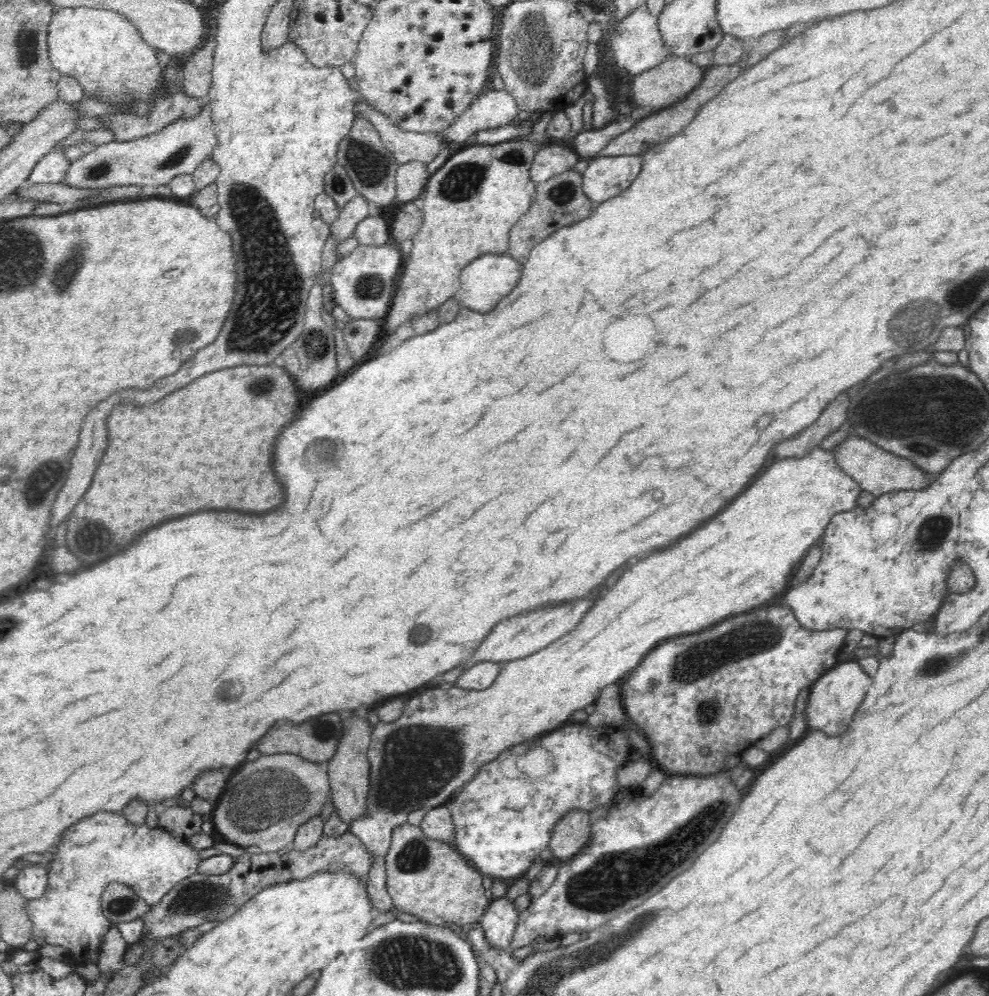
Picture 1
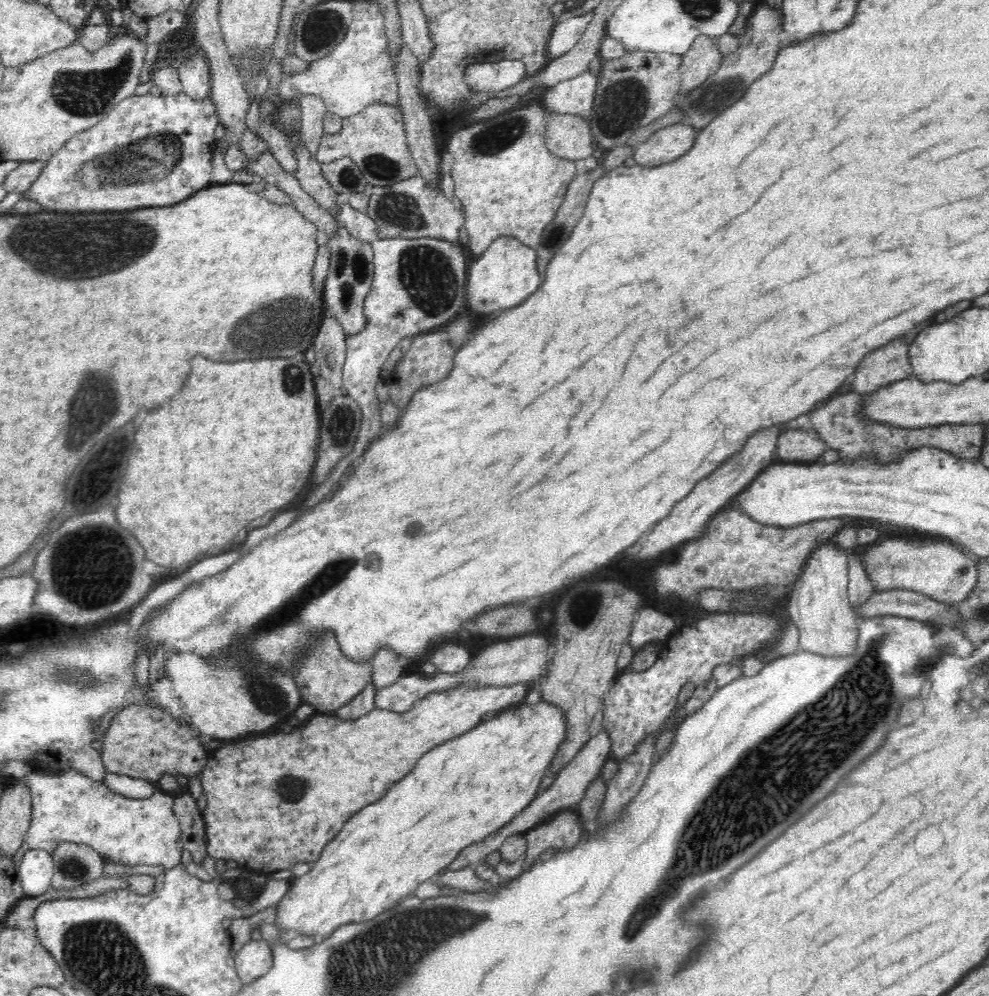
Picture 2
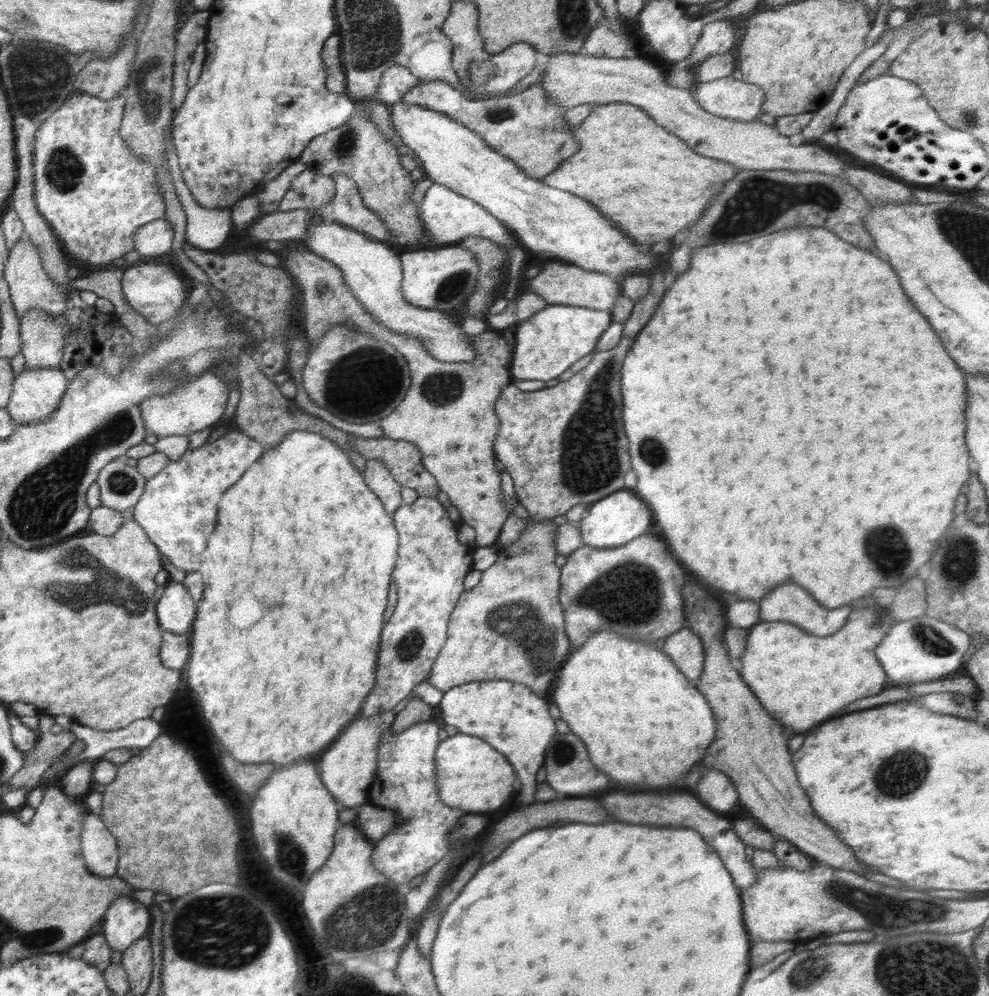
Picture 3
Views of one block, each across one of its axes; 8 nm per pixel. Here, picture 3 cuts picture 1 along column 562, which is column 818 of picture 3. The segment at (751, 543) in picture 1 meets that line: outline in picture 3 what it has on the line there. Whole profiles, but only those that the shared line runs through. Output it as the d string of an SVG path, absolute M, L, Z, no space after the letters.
M881 603L854 609L846 624L832 636L808 634L796 625L785 622L759 622L750 628L747 647L741 656L742 669L739 671L744 682L760 700L762 706L786 728L786 732L806 732L828 718L844 713L844 708L854 700L872 698L885 689L887 676L877 659L875 650L886 637L895 620L888 606Z

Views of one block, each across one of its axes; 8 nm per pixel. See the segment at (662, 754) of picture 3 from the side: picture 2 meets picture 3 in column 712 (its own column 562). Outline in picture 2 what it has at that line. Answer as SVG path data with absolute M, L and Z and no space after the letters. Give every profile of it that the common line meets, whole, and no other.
M541 700L528 707L523 702L476 726L472 732L432 748L382 800L362 808L344 824L336 838L325 844L318 860L310 864L308 873L290 879L290 888L277 902L274 926L279 932L293 936L303 934L326 939L336 928L372 920L395 906L394 902L413 894L422 882L437 877L463 848L508 824L534 800L552 756L564 740L566 727L565 712L557 706Z

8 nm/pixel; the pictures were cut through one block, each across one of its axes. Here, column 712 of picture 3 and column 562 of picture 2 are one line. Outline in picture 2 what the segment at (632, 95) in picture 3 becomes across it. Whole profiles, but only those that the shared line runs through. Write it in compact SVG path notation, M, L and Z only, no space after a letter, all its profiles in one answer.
M548 114L544 137L548 151L566 160L588 158L597 147L588 119L574 114Z

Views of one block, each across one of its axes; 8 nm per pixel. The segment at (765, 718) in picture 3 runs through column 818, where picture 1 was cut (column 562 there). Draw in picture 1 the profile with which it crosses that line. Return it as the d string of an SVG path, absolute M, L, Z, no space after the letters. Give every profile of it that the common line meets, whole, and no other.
M572 810L556 822L548 844L555 862L572 859L588 844L592 823L588 815L585 810Z

